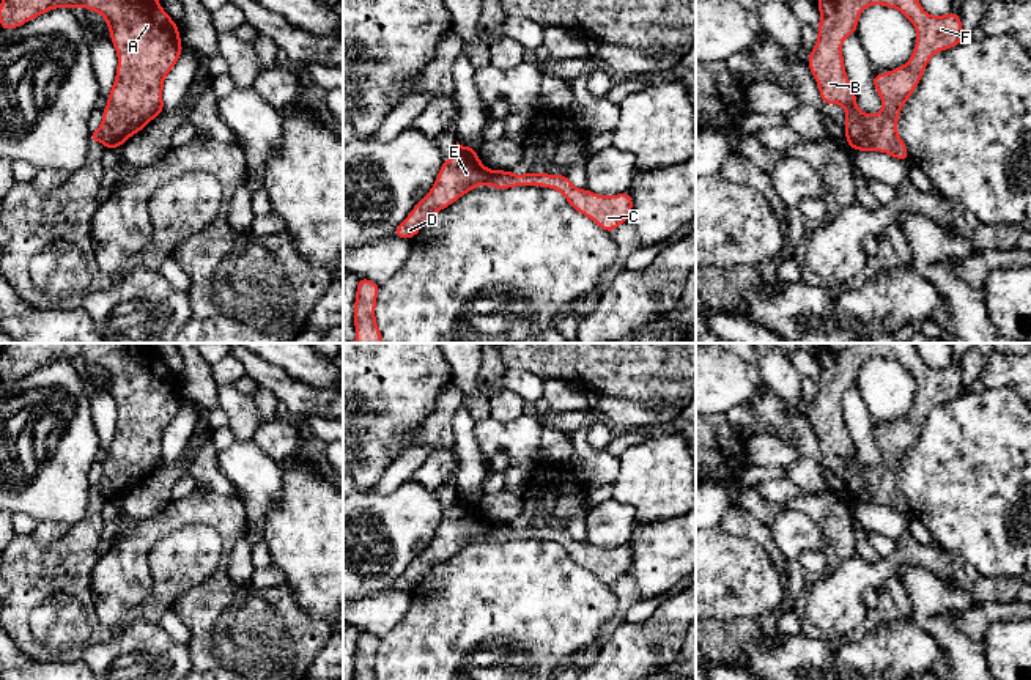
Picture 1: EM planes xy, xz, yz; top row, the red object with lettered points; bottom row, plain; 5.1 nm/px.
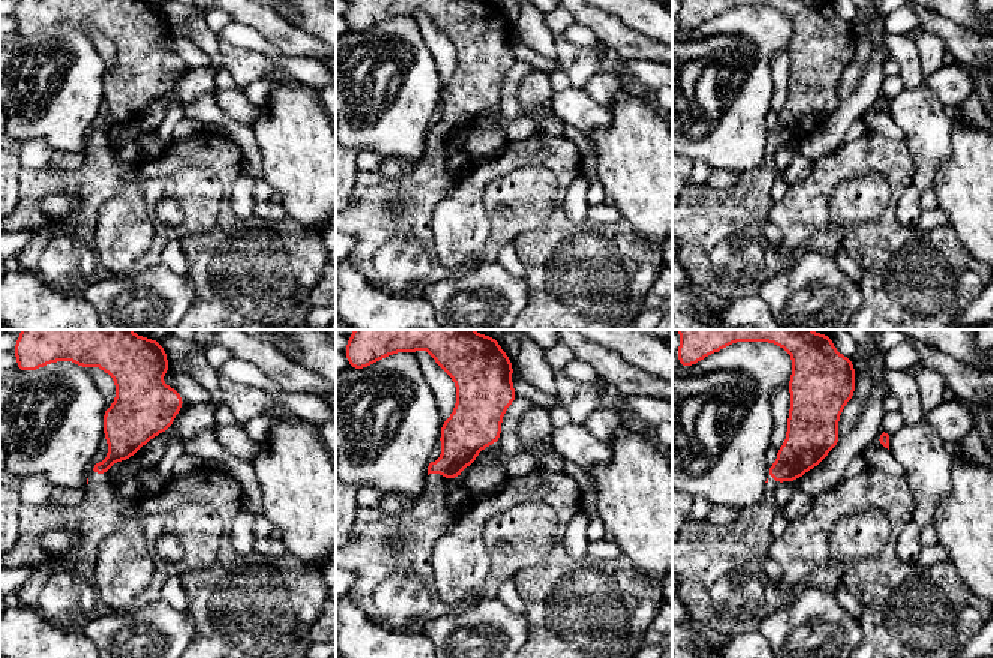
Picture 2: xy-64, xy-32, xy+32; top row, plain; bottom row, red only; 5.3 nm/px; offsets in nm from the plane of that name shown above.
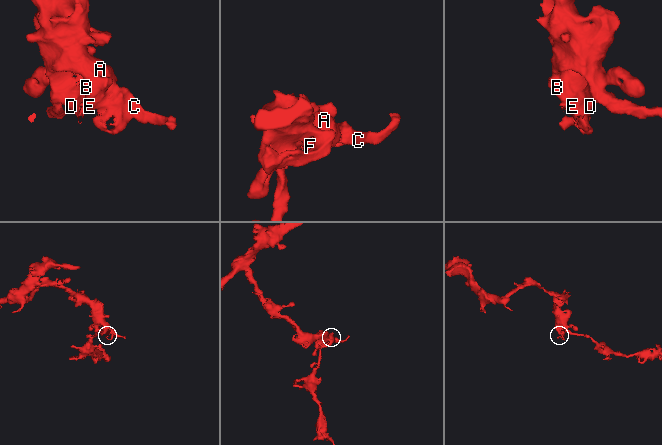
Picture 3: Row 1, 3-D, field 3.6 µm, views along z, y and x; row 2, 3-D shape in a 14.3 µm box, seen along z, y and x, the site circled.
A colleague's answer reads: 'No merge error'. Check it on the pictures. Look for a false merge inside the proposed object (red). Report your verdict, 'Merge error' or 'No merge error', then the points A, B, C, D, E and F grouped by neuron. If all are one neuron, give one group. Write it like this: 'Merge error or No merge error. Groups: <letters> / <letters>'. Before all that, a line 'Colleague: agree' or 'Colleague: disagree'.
Colleague: agree
No merge error. Groups: A B C D E F

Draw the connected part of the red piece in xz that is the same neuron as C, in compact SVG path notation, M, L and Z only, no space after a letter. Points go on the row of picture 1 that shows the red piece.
M456 142L456 154L447 161L442 159L431 190L395 228L394 238L412 239L438 211L450 206L466 192L482 184L490 184L499 190L516 186L557 189L573 209L592 219L608 233L612 233L620 224L630 220L633 209L630 192L604 197L587 189L576 189L567 175L535 172L515 175L510 170L490 170L480 162L474 146L463 146Z

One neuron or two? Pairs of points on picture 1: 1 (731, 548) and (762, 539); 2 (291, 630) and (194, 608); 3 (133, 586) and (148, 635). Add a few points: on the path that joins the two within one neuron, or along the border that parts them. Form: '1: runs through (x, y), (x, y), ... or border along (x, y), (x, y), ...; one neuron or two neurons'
1: border along (721, 526), (731, 534), (754, 540), (778, 570); two neurons
2: runs through (268, 630), (235, 630), (218, 613); one neuron
3: border along (137, 614), (112, 633); two neurons

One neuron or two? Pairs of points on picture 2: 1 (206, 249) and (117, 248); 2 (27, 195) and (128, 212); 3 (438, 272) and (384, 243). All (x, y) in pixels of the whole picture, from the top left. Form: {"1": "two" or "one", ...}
{"1": "one", "2": "two", "3": "one"}

